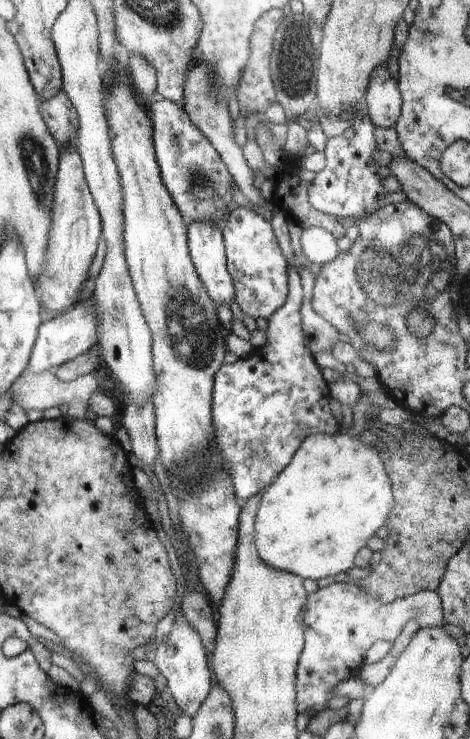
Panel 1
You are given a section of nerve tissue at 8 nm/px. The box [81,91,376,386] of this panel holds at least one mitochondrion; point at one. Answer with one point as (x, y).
(190, 331)

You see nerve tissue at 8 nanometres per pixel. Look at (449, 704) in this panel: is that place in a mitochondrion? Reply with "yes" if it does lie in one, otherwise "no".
no

